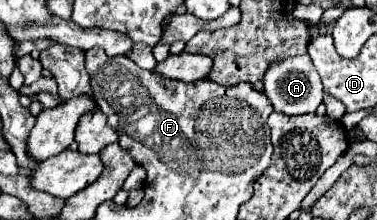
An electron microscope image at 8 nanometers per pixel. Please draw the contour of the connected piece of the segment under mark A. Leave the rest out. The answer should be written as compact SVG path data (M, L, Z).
M297 55L297 57L289 57L281 63L273 63L273 67L269 67L269 71L265 73L265 83L267 83L265 95L269 97L269 101L277 113L285 113L285 115L315 113L315 109L323 103L321 79L319 79L309 55Z

